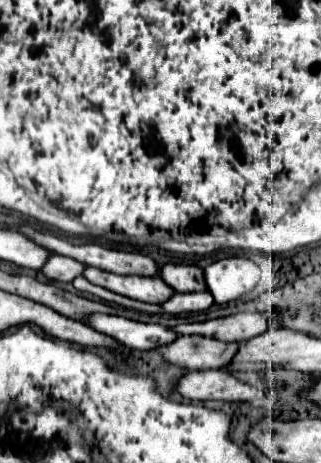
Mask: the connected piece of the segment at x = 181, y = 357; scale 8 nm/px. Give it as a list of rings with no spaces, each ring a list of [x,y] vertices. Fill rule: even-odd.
[[[179,336],[171,344],[159,348],[159,354],[169,364],[185,370],[211,370],[227,364],[239,348],[239,342],[219,342],[203,336]]]

